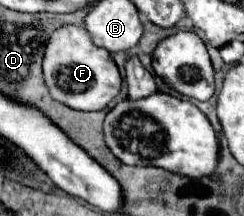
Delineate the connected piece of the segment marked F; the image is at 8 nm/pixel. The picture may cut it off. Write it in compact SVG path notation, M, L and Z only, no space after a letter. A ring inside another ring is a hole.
M61 26L55 30L53 38L49 38L43 58L43 74L49 92L57 102L87 112L103 110L119 94L123 82L113 56L105 48L95 46L89 32L79 26Z

